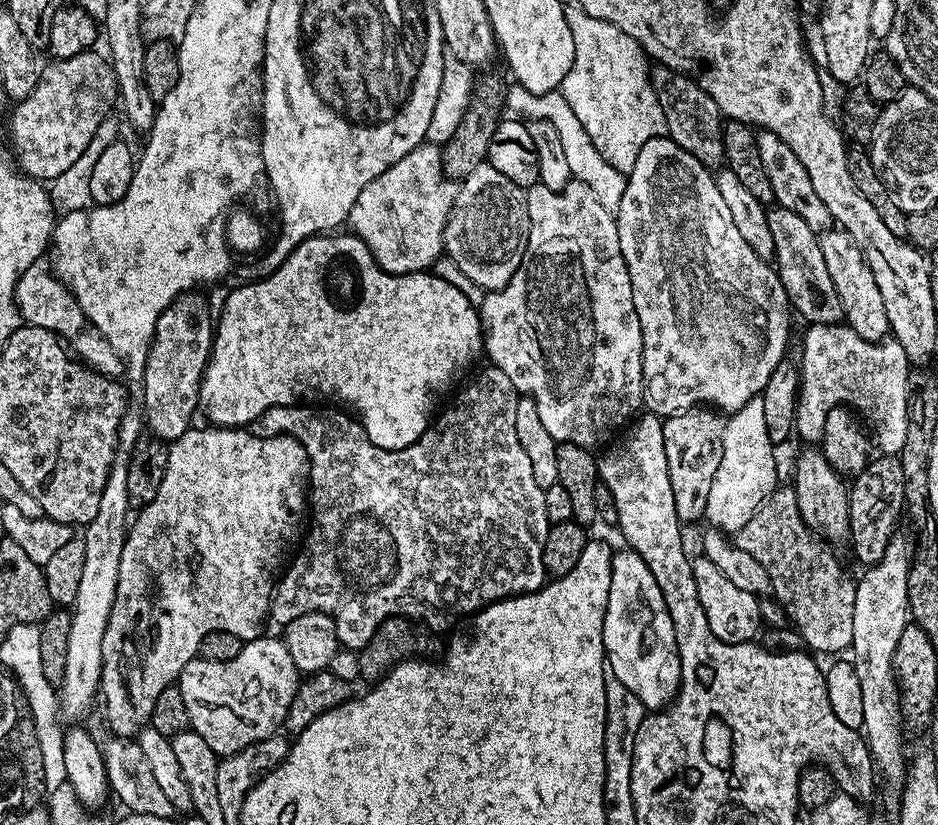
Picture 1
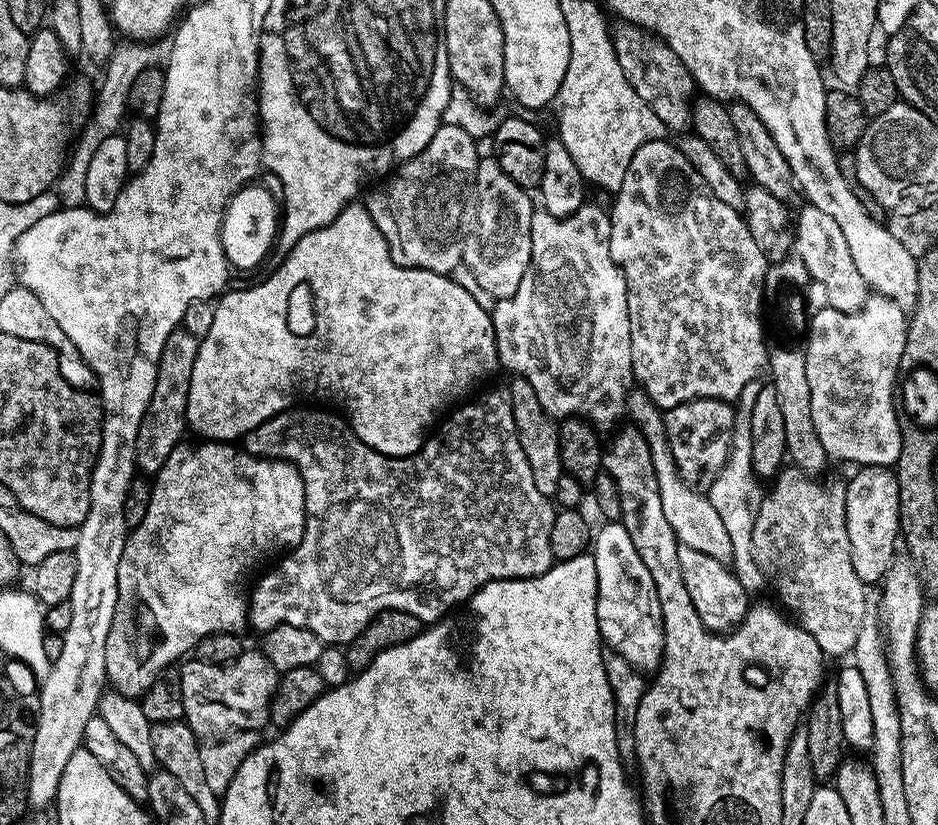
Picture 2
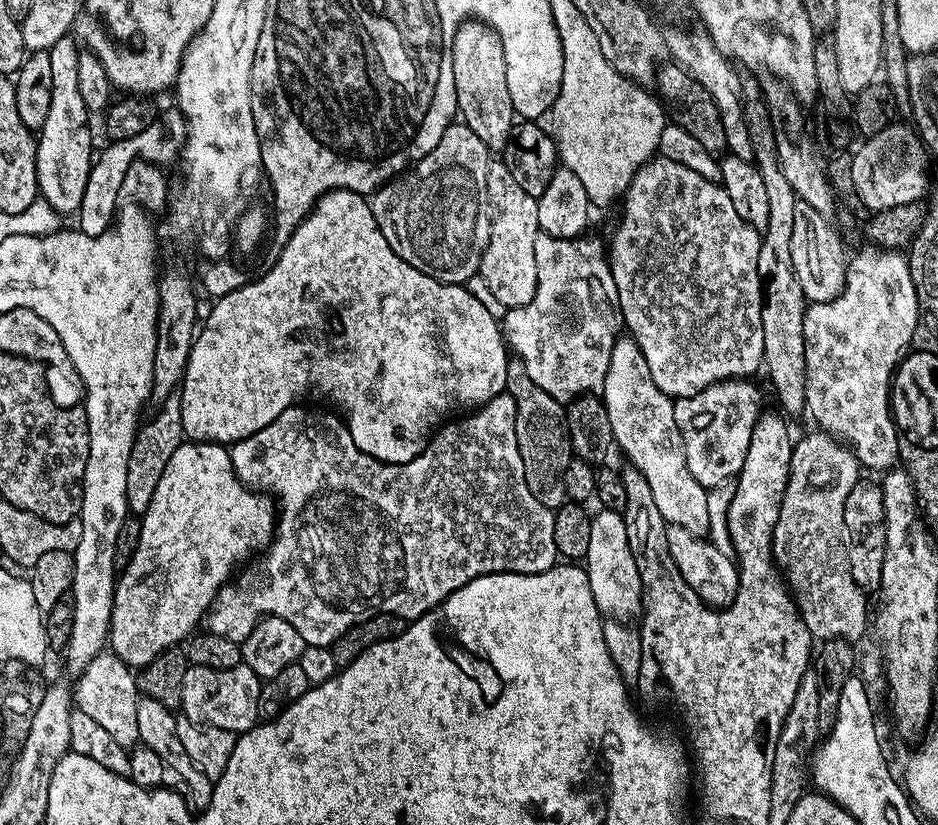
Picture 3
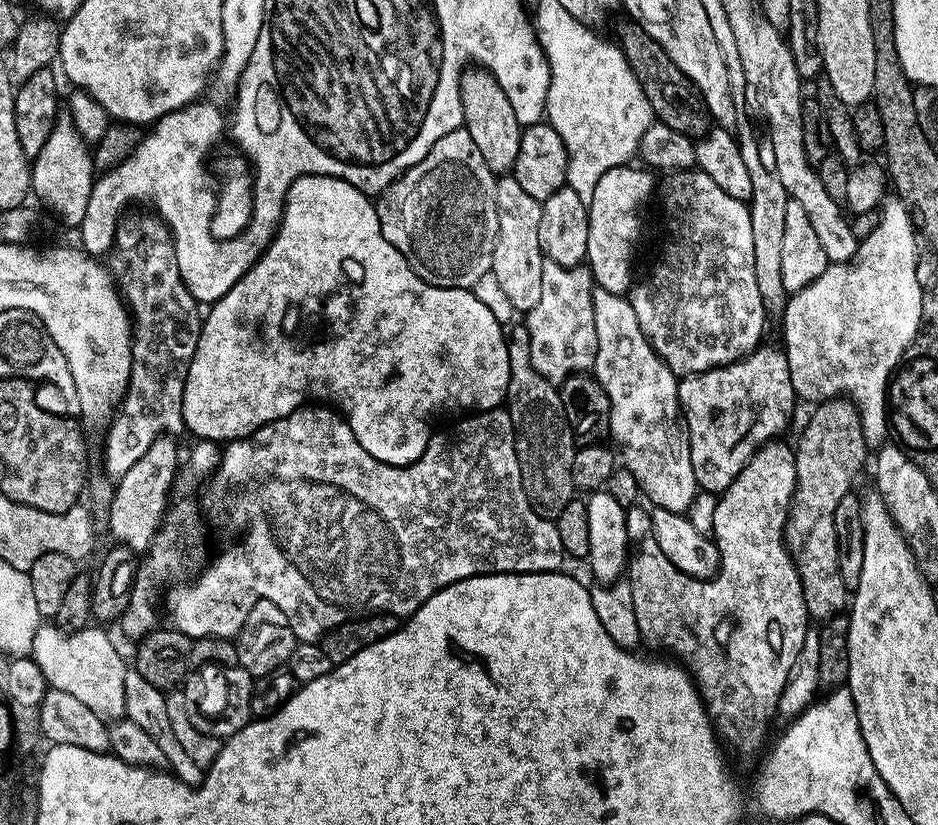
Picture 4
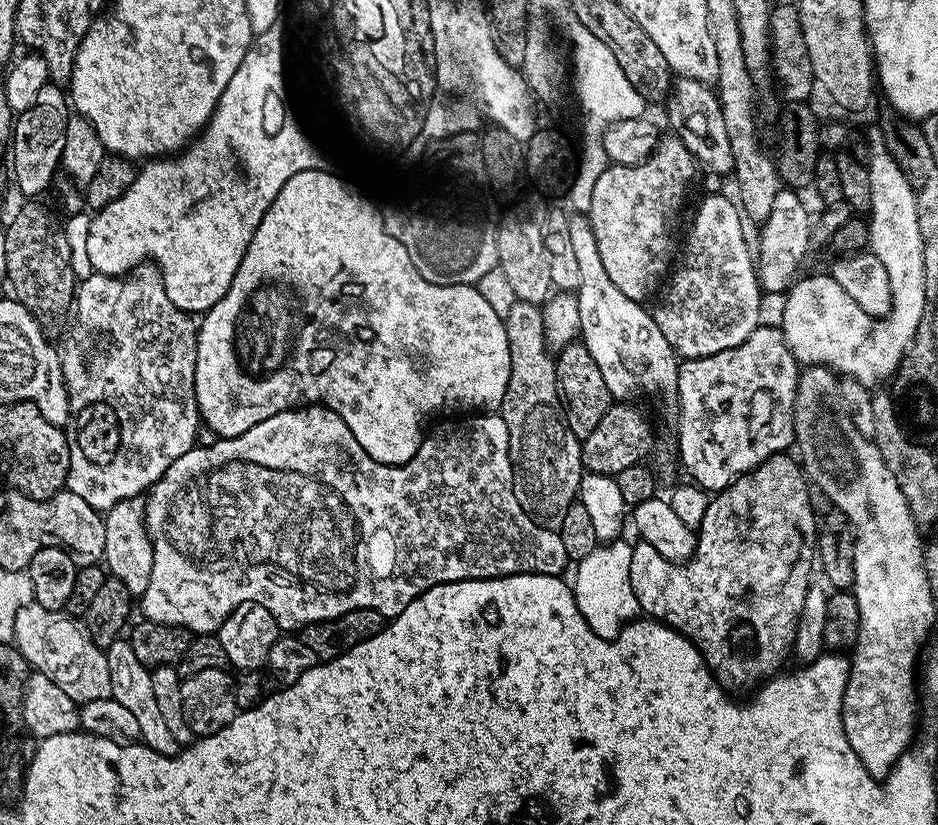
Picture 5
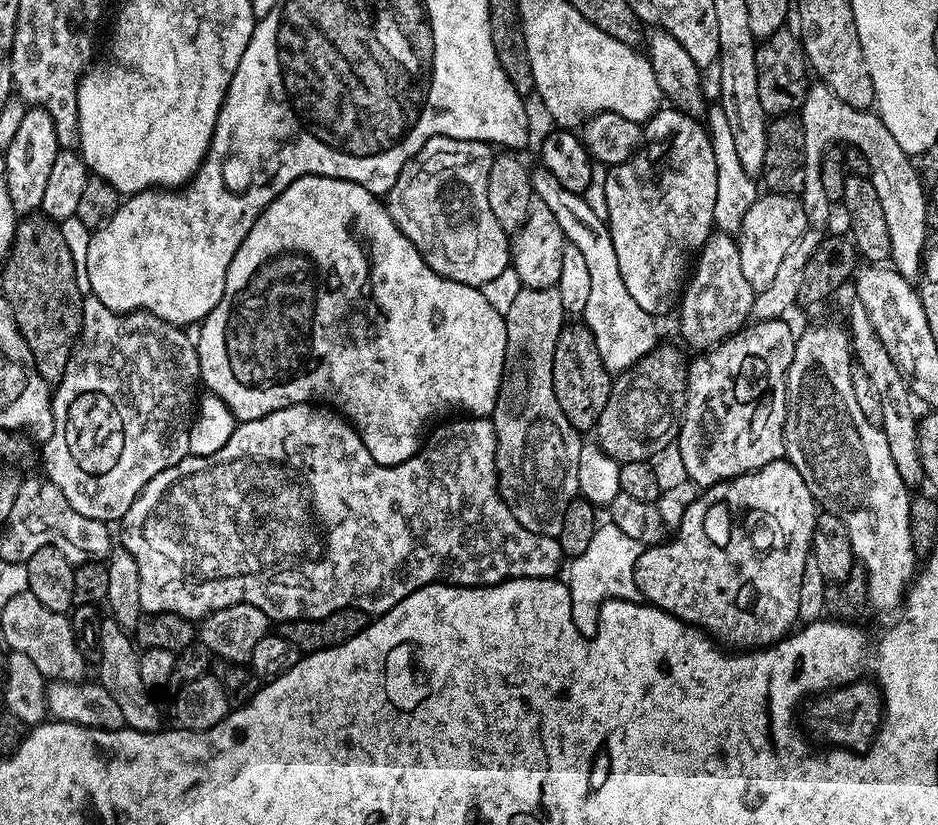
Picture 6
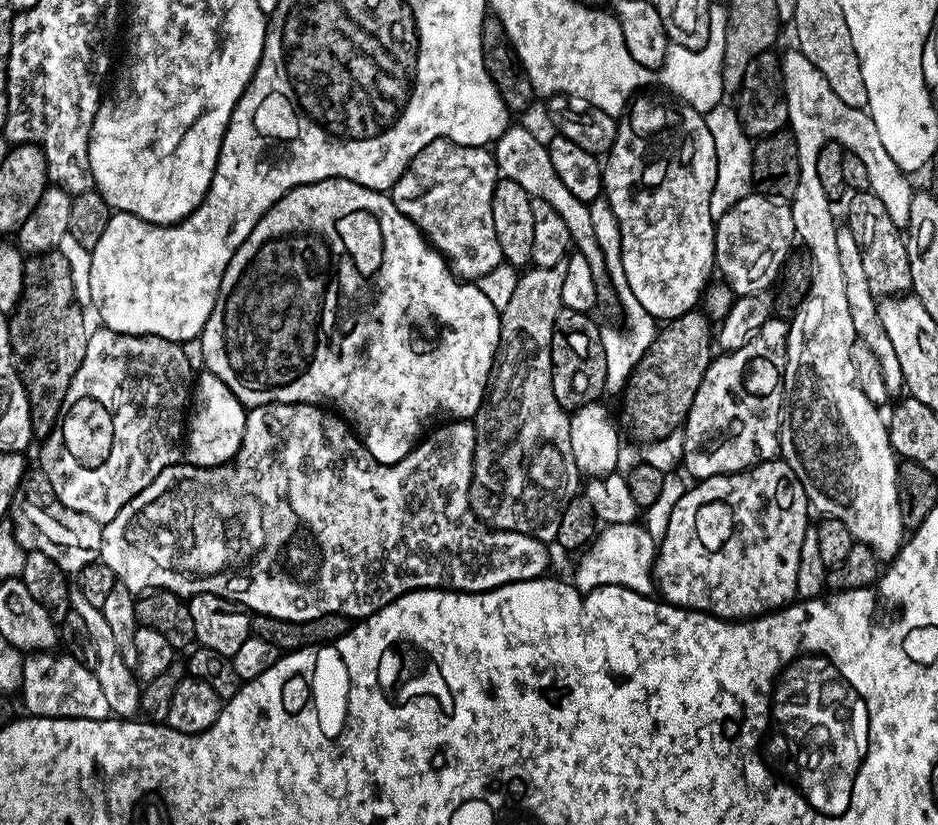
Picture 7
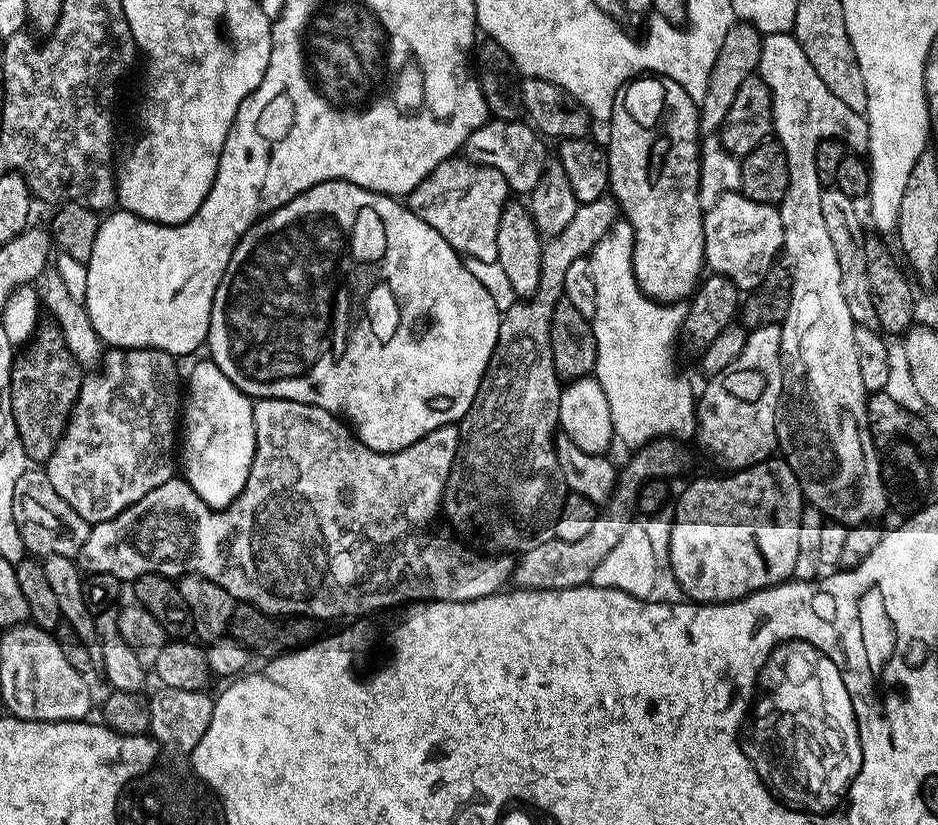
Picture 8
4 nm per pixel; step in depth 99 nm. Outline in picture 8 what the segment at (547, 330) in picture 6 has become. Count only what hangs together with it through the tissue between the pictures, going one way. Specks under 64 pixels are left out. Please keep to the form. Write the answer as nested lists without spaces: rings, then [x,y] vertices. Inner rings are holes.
[[[605,198],[595,200],[594,202],[586,202],[577,207],[576,213],[572,221],[566,225],[566,230],[562,230],[562,234],[551,237],[545,243],[544,253],[542,254],[542,278],[538,278],[538,290],[533,296],[521,299],[514,303],[509,309],[502,312],[500,317],[500,329],[498,330],[498,342],[494,346],[494,354],[490,358],[490,362],[484,371],[484,383],[478,390],[478,394],[474,398],[474,402],[470,406],[470,410],[464,419],[459,421],[460,429],[460,450],[458,453],[458,463],[454,468],[454,484],[455,487],[449,486],[444,489],[444,498],[442,501],[443,515],[448,515],[452,519],[452,524],[460,532],[465,532],[468,536],[477,536],[484,544],[489,544],[489,549],[503,550],[508,554],[521,554],[528,548],[536,547],[539,544],[549,543],[555,537],[556,523],[558,522],[558,514],[562,514],[562,502],[566,495],[564,487],[564,479],[562,478],[562,470],[560,463],[556,457],[556,437],[558,435],[559,422],[559,396],[562,389],[562,381],[556,375],[554,370],[554,358],[552,357],[552,343],[550,342],[550,318],[556,309],[556,303],[562,299],[564,295],[564,283],[566,282],[566,269],[570,267],[570,262],[578,262],[578,258],[588,256],[594,250],[594,246],[599,240],[612,229],[612,225],[618,219],[618,205],[615,199]]]

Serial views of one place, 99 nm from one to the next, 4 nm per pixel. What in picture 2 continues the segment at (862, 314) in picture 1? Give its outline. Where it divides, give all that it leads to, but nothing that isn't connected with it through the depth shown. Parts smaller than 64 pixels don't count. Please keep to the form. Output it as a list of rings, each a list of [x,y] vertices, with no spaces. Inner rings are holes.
[[[804,206],[800,212],[800,217],[794,220],[794,252],[798,259],[804,263],[804,268],[808,271],[809,277],[813,281],[824,284],[825,301],[830,302],[831,307],[843,312],[856,312],[864,304],[870,289],[865,284],[862,274],[858,274],[858,266],[854,266],[854,258],[850,258],[850,246],[846,246],[846,238],[842,235],[842,229],[838,227],[838,222],[830,218],[830,214],[818,210],[811,206]]]

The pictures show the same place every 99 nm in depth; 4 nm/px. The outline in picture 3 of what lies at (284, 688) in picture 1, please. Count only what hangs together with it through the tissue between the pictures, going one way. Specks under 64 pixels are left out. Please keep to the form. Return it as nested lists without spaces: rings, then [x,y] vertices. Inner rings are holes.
[[[242,662],[230,670],[210,670],[193,668],[186,670],[186,682],[182,686],[182,712],[195,724],[221,728],[227,732],[248,732],[255,728],[258,714],[258,694],[261,686],[260,677],[254,674]]]

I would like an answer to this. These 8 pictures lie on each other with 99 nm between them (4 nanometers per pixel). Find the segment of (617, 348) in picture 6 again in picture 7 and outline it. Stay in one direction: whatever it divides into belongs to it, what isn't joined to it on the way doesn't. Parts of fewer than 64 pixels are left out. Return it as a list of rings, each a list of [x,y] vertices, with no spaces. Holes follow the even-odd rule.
[[[509,126],[494,145],[494,155],[499,175],[506,180],[518,182],[522,190],[532,195],[533,200],[545,200],[562,214],[562,222],[566,222],[566,230],[570,230],[570,238],[575,251],[584,255],[586,262],[590,262],[590,270],[600,274],[605,271],[602,250],[598,246],[598,238],[594,238],[594,222],[590,218],[590,210],[587,204],[583,204],[570,190],[566,190],[562,178],[554,171],[554,165],[550,162],[547,143],[539,140],[528,128],[516,128]]]

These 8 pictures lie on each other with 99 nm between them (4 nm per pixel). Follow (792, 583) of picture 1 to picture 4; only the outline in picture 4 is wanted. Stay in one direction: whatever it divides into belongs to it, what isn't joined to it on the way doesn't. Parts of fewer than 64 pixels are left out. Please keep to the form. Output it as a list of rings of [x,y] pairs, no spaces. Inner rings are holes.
[[[847,397],[825,400],[813,408],[816,409],[808,420],[808,436],[794,444],[796,495],[784,528],[784,542],[799,570],[808,615],[823,622],[839,615],[848,604],[850,594],[841,576],[842,545],[836,537],[834,510],[838,510],[838,502],[853,491],[852,479],[859,474],[870,449],[865,442],[860,411]]]

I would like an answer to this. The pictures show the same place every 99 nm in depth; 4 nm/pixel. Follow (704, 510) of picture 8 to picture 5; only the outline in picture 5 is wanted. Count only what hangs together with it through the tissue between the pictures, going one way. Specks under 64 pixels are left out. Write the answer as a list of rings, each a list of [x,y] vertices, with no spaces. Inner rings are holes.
[[[781,454],[771,456],[768,460],[753,468],[751,472],[745,472],[736,480],[732,481],[728,487],[723,488],[721,492],[715,493],[709,499],[706,518],[702,518],[696,538],[696,552],[692,559],[684,563],[672,563],[658,554],[654,546],[643,542],[632,544],[632,557],[630,558],[630,582],[634,594],[640,603],[641,613],[645,617],[659,620],[675,628],[677,632],[682,633],[687,640],[691,640],[692,645],[699,650],[702,658],[712,670],[713,676],[725,690],[732,688],[748,688],[759,685],[761,682],[777,675],[785,667],[784,659],[790,656],[792,652],[792,643],[798,630],[798,614],[802,614],[802,602],[806,602],[806,590],[810,583],[810,577],[814,572],[814,561],[818,556],[818,512],[812,509],[812,496],[810,485],[805,477],[803,468],[795,459],[791,460],[791,455]]]

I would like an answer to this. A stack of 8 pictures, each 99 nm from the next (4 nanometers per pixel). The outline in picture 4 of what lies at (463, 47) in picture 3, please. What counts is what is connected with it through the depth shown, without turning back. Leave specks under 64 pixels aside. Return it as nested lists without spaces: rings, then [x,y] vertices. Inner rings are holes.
[[[469,71],[460,77],[460,97],[462,98],[462,114],[464,128],[474,138],[478,151],[482,154],[482,162],[490,166],[493,174],[511,173],[514,162],[518,158],[518,146],[522,126],[514,114],[514,106],[510,106],[510,98],[498,86],[498,82],[487,71]]]

